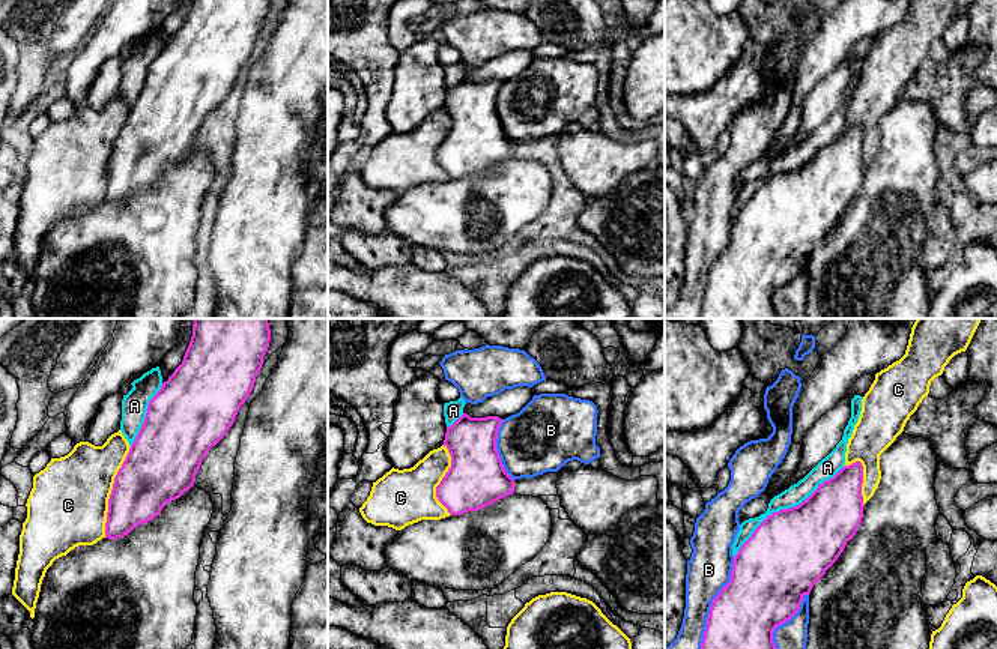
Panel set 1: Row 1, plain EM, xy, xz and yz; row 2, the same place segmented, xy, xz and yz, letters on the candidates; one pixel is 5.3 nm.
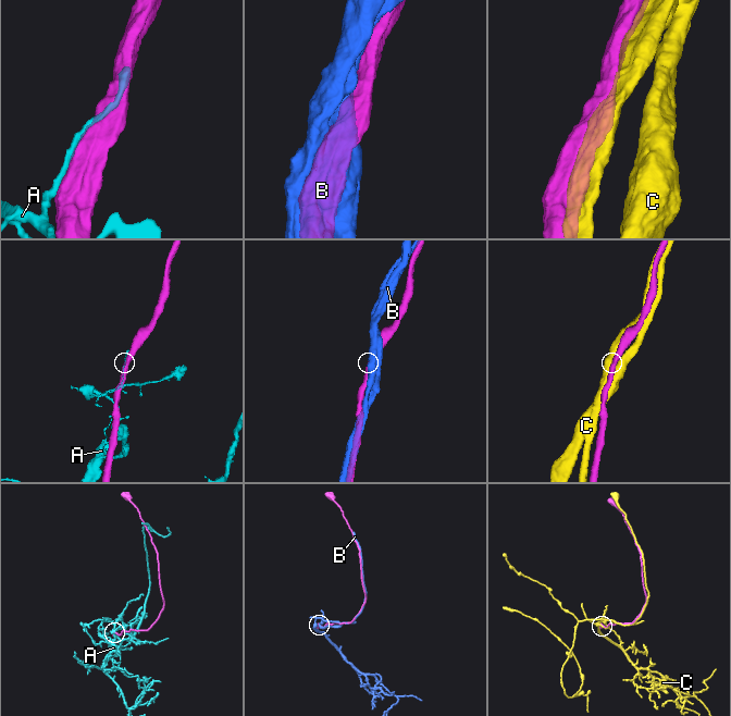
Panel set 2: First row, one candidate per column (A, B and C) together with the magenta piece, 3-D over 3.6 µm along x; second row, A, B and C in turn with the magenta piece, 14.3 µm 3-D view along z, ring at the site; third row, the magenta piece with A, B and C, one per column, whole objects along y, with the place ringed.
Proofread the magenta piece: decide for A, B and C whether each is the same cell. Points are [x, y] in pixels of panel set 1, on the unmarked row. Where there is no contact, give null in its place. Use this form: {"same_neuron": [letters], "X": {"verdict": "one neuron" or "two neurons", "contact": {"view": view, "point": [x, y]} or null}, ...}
{"same_neuron": [], "A": {"verdict": "two neurons", "contact": {"view": "yz", "point": [785, 173]}}, "B": {"verdict": "two neurons", "contact": {"view": "yz", "point": [712, 269]}}, "C": {"verdict": "two neurons", "contact": {"view": "xy", "point": [112, 155]}}}

